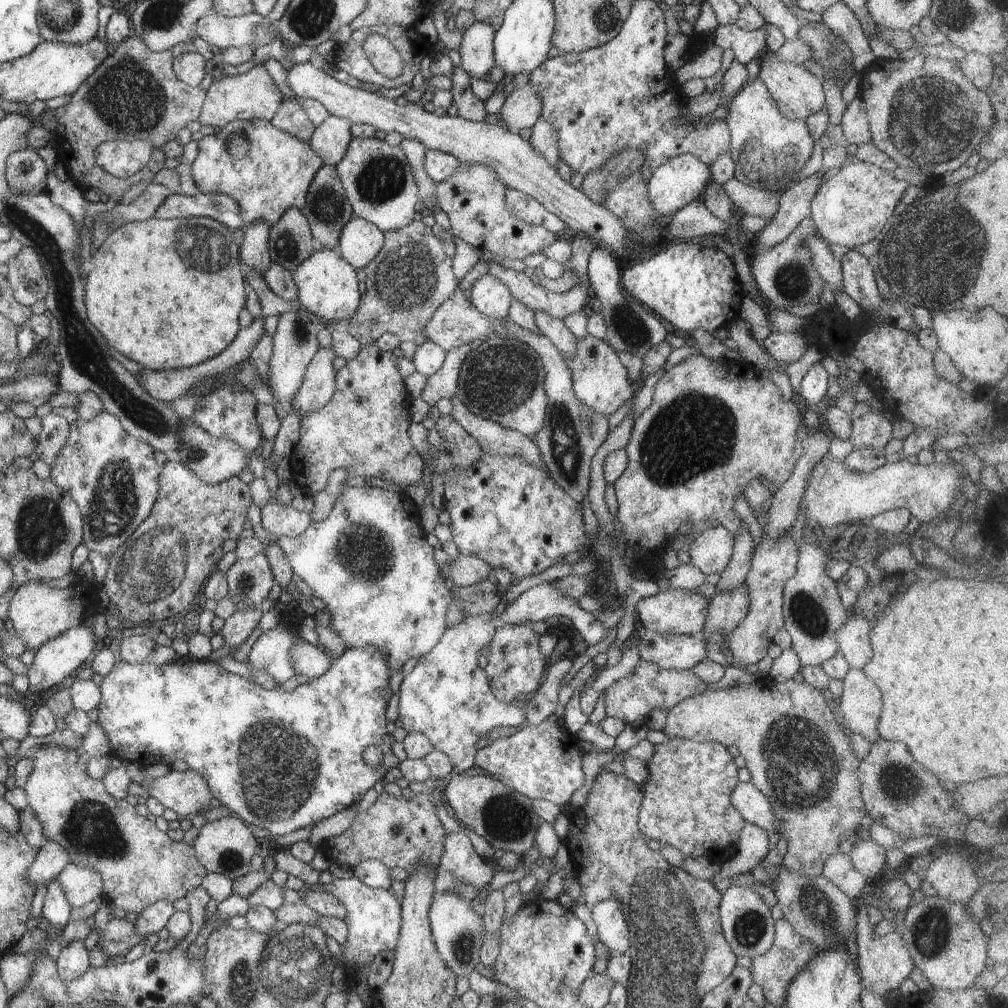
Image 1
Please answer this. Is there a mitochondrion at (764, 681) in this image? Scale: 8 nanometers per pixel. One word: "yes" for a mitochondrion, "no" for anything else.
no

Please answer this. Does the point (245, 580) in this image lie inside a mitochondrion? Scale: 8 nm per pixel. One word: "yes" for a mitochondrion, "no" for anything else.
yes

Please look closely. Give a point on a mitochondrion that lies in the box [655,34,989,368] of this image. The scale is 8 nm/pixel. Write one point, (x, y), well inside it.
(926, 117)

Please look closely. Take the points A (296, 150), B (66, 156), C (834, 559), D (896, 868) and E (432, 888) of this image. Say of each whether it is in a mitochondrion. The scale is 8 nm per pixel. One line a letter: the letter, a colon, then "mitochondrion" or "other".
A: other
B: other
C: other
D: other
E: other

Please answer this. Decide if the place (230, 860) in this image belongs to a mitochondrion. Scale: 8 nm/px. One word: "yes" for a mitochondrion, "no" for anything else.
yes

